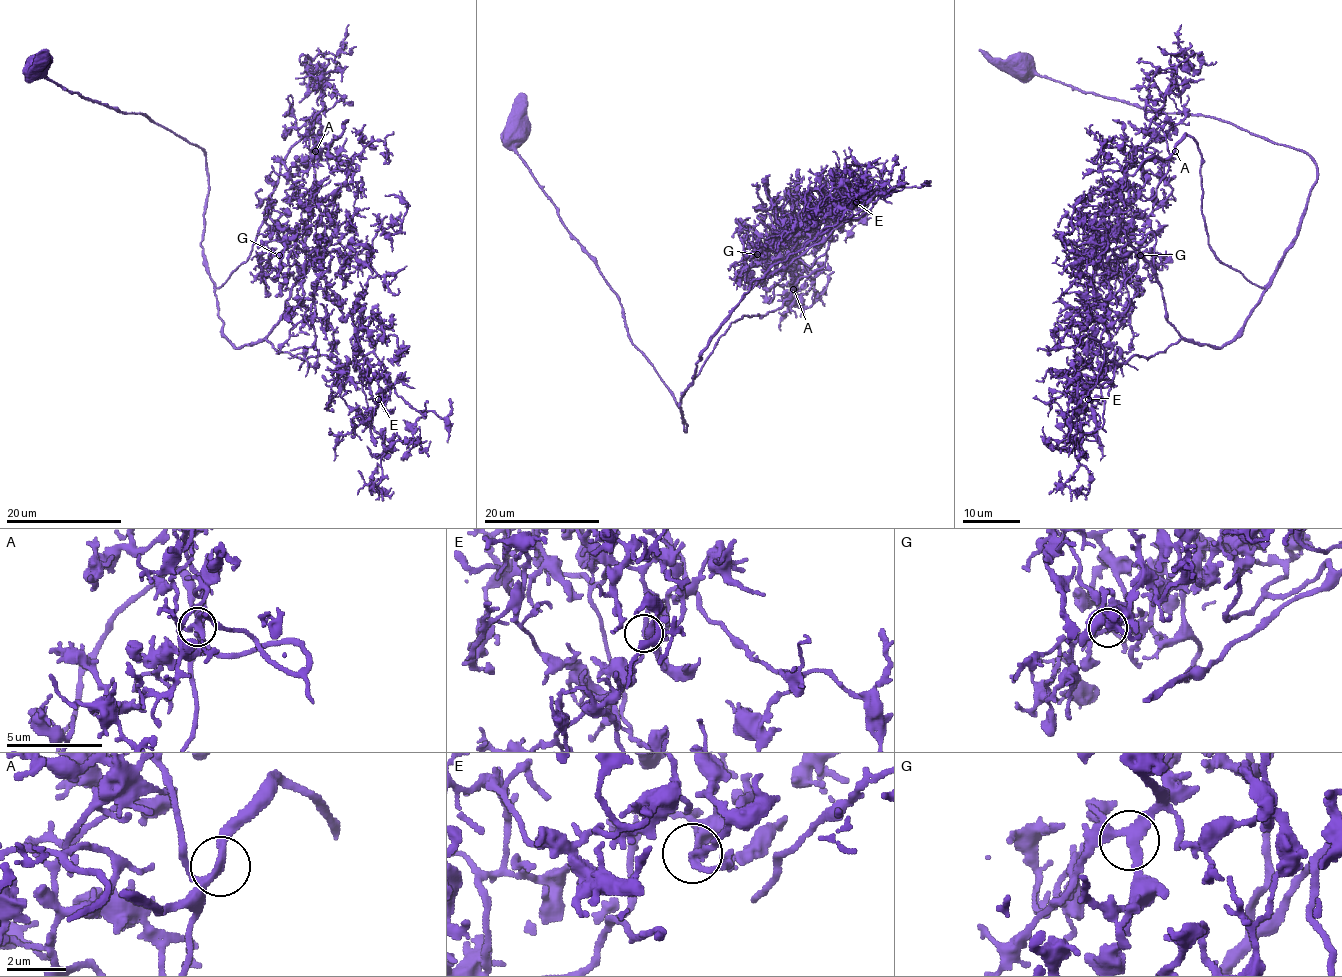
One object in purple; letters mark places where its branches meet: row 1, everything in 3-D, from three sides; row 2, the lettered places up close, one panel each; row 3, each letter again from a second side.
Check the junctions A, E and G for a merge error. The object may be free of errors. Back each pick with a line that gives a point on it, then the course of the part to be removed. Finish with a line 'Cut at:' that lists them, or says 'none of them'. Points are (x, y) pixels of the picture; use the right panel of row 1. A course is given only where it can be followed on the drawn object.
Cut at: none of them

